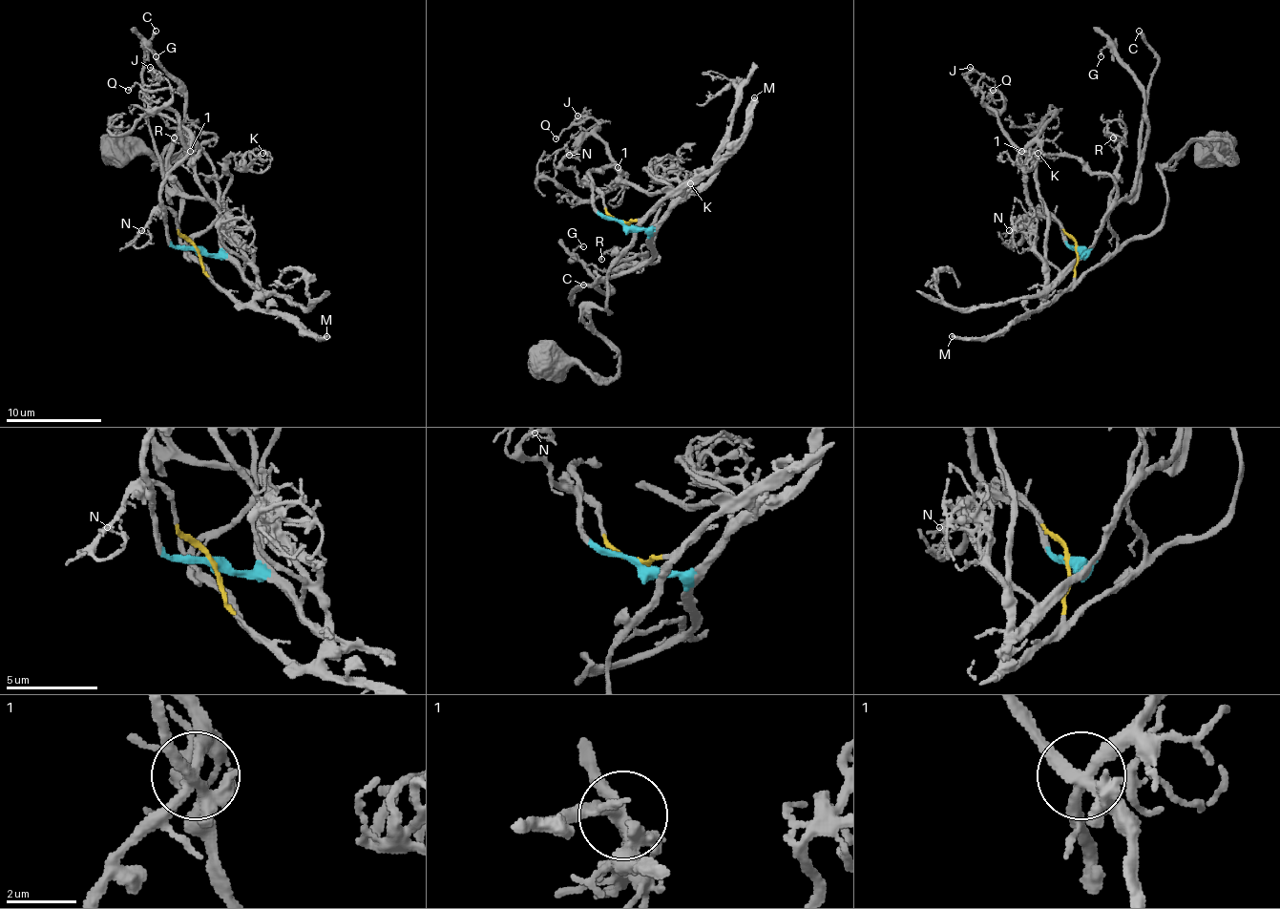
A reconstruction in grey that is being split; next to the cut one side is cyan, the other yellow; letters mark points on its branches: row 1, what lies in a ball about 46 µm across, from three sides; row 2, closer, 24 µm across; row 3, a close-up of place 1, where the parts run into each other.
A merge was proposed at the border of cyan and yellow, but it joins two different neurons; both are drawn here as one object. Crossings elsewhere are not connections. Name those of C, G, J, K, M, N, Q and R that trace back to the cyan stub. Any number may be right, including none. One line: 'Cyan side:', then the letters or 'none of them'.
Cyan side: C, G, K

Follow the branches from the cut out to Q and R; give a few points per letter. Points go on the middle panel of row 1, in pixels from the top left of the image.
Q: (625, 222), (640, 221), (681, 192), (646, 192), (622, 179), (596, 122), (575, 122), (556, 138)
R: (625, 222), (635, 221), (637, 237), (616, 262), (646, 254), (630, 266), (641, 266), (616, 252), (600, 259)

